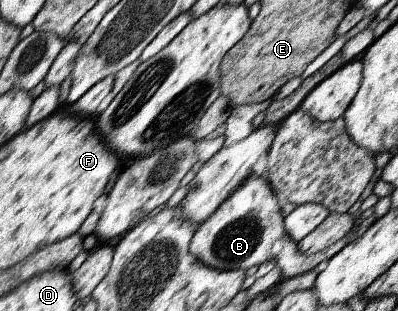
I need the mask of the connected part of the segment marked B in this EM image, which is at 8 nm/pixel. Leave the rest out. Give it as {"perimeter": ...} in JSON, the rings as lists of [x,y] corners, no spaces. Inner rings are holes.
{"perimeter":[[[248,174],[244,181],[218,206],[218,209],[194,232],[189,245],[190,253],[196,256],[204,265],[226,271],[226,270],[247,270],[252,265],[260,265],[270,260],[276,260],[278,267],[285,273],[284,279],[290,279],[294,276],[306,273],[314,269],[322,259],[328,261],[334,254],[337,254],[345,245],[348,245],[353,239],[356,239],[366,227],[373,222],[369,220],[362,227],[360,232],[350,231],[346,237],[330,245],[324,251],[306,255],[303,254],[298,244],[288,235],[282,218],[282,202],[280,197],[272,191],[271,185],[262,178],[254,177],[254,174]]]}

